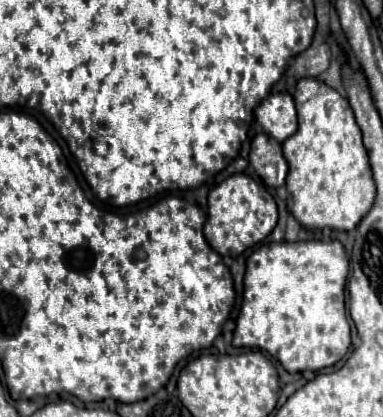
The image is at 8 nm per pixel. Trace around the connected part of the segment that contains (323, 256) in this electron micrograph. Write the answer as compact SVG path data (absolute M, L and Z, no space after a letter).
M340 241L260 245L246 263L244 301L236 319L234 347L268 351L288 373L332 367L350 349L350 325L344 311L346 277L348 257Z

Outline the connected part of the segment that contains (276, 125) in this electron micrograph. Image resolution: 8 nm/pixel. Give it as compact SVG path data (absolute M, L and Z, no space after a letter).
M288 93L268 95L262 105L254 111L256 121L264 127L264 133L274 137L278 143L286 141L298 129L294 99Z

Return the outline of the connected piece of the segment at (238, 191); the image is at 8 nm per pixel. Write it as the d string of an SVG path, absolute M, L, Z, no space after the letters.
M232 175L208 193L208 221L204 225L204 237L210 247L220 255L240 255L248 247L254 247L266 239L278 221L278 207L264 185L256 183L248 175Z

